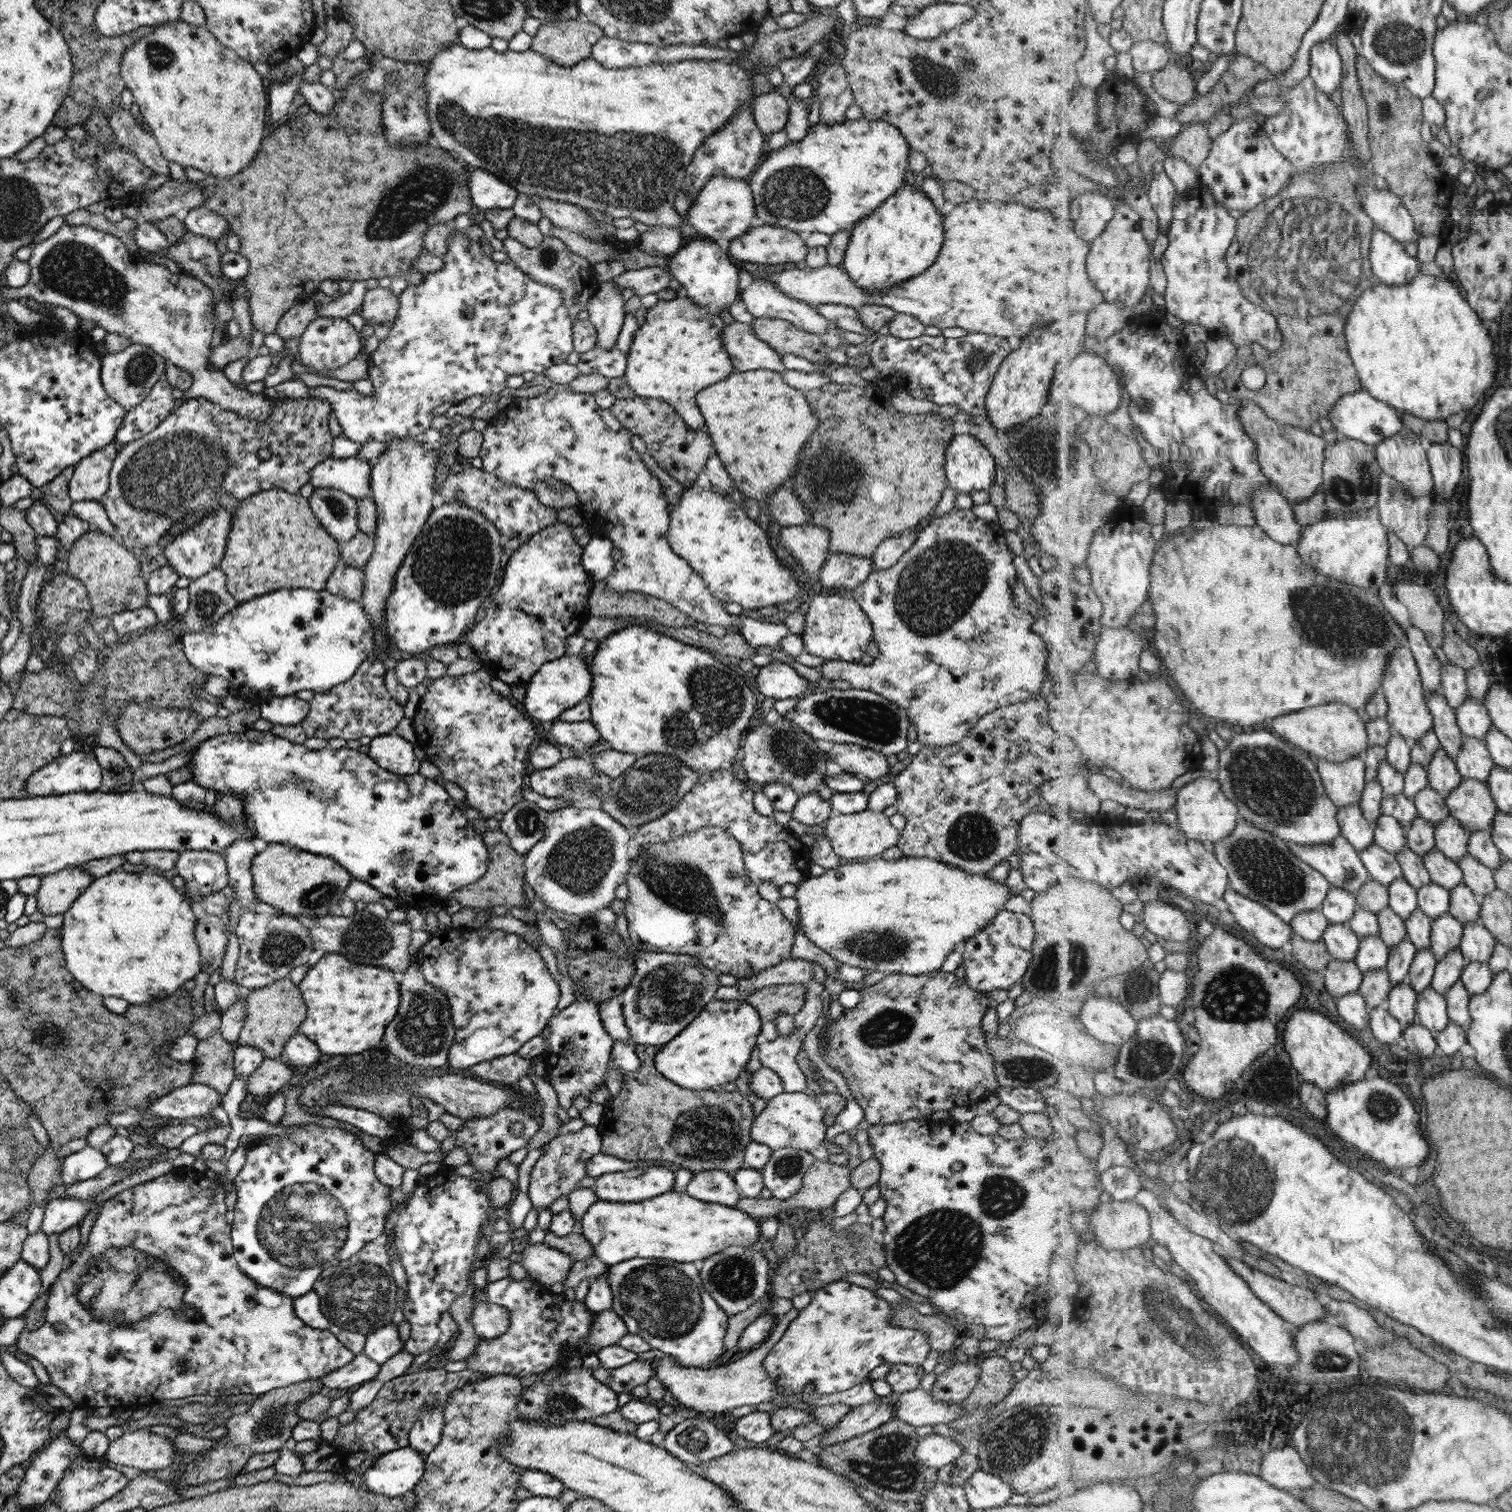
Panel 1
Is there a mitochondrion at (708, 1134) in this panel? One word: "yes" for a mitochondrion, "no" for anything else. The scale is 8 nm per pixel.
yes

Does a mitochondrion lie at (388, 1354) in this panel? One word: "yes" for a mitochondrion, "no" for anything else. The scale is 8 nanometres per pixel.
no

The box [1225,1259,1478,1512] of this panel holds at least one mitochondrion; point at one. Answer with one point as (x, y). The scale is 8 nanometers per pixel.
(1375, 1428)

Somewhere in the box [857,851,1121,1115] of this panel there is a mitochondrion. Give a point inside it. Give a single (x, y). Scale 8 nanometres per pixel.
(1058, 965)

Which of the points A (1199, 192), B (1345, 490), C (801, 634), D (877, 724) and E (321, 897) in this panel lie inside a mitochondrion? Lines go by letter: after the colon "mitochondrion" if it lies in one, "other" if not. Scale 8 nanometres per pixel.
A: other
B: mitochondrion
C: other
D: mitochondrion
E: mitochondrion

